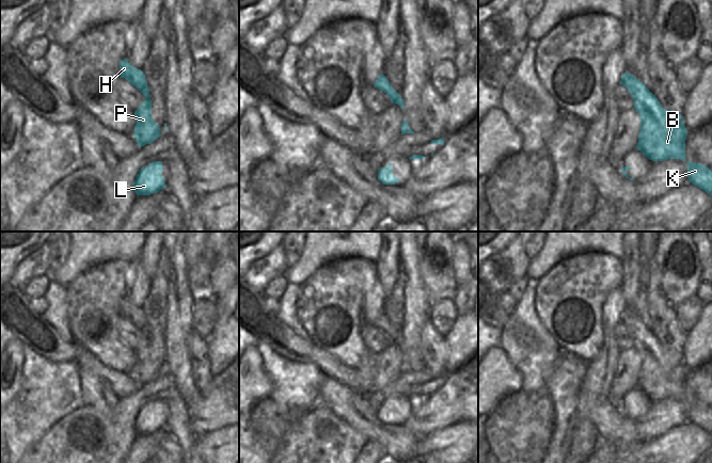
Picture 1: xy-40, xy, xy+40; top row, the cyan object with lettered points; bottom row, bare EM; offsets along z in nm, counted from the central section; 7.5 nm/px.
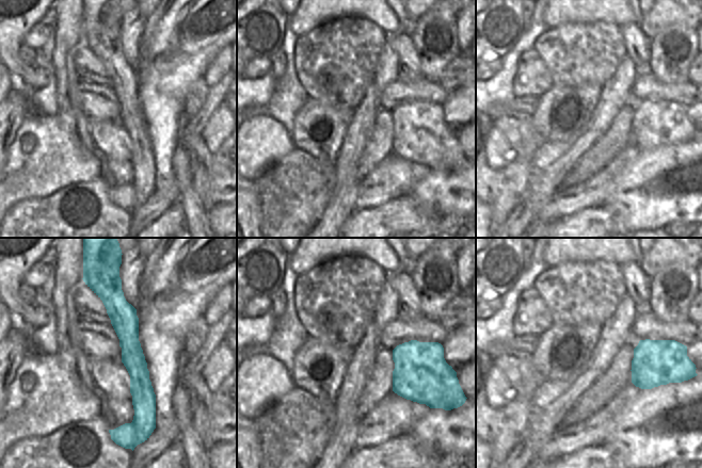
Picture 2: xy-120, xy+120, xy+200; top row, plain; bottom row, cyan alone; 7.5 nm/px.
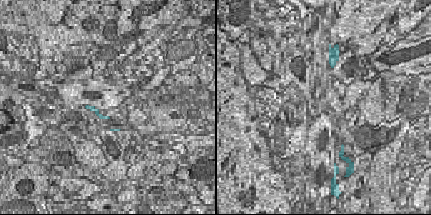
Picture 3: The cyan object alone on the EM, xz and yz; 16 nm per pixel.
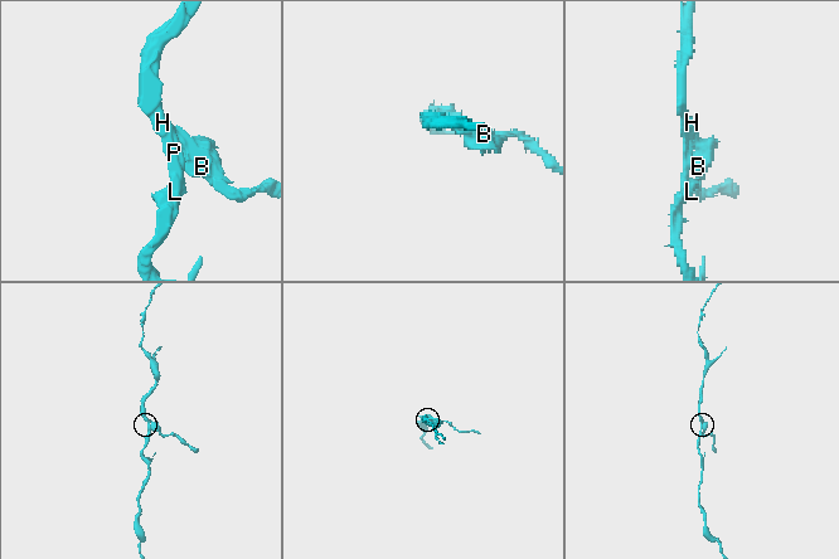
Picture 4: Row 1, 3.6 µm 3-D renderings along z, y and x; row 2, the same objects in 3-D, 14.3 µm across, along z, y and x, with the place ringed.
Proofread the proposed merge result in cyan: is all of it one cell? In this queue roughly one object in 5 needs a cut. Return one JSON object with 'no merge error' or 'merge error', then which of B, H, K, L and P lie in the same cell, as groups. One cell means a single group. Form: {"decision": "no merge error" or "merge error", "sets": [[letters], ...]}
{"decision": "merge error", "sets": [["B", "K"], ["H", "L", "P"]]}

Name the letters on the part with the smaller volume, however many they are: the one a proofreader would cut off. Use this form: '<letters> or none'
B, K

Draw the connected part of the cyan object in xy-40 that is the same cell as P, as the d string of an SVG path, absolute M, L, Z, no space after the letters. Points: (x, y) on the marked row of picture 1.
M124 58L120 62L120 78L125 78L145 96L145 100L135 112L135 119L137 122L135 126L135 139L139 147L151 144L161 134L158 124L152 119L152 100L145 75Z

